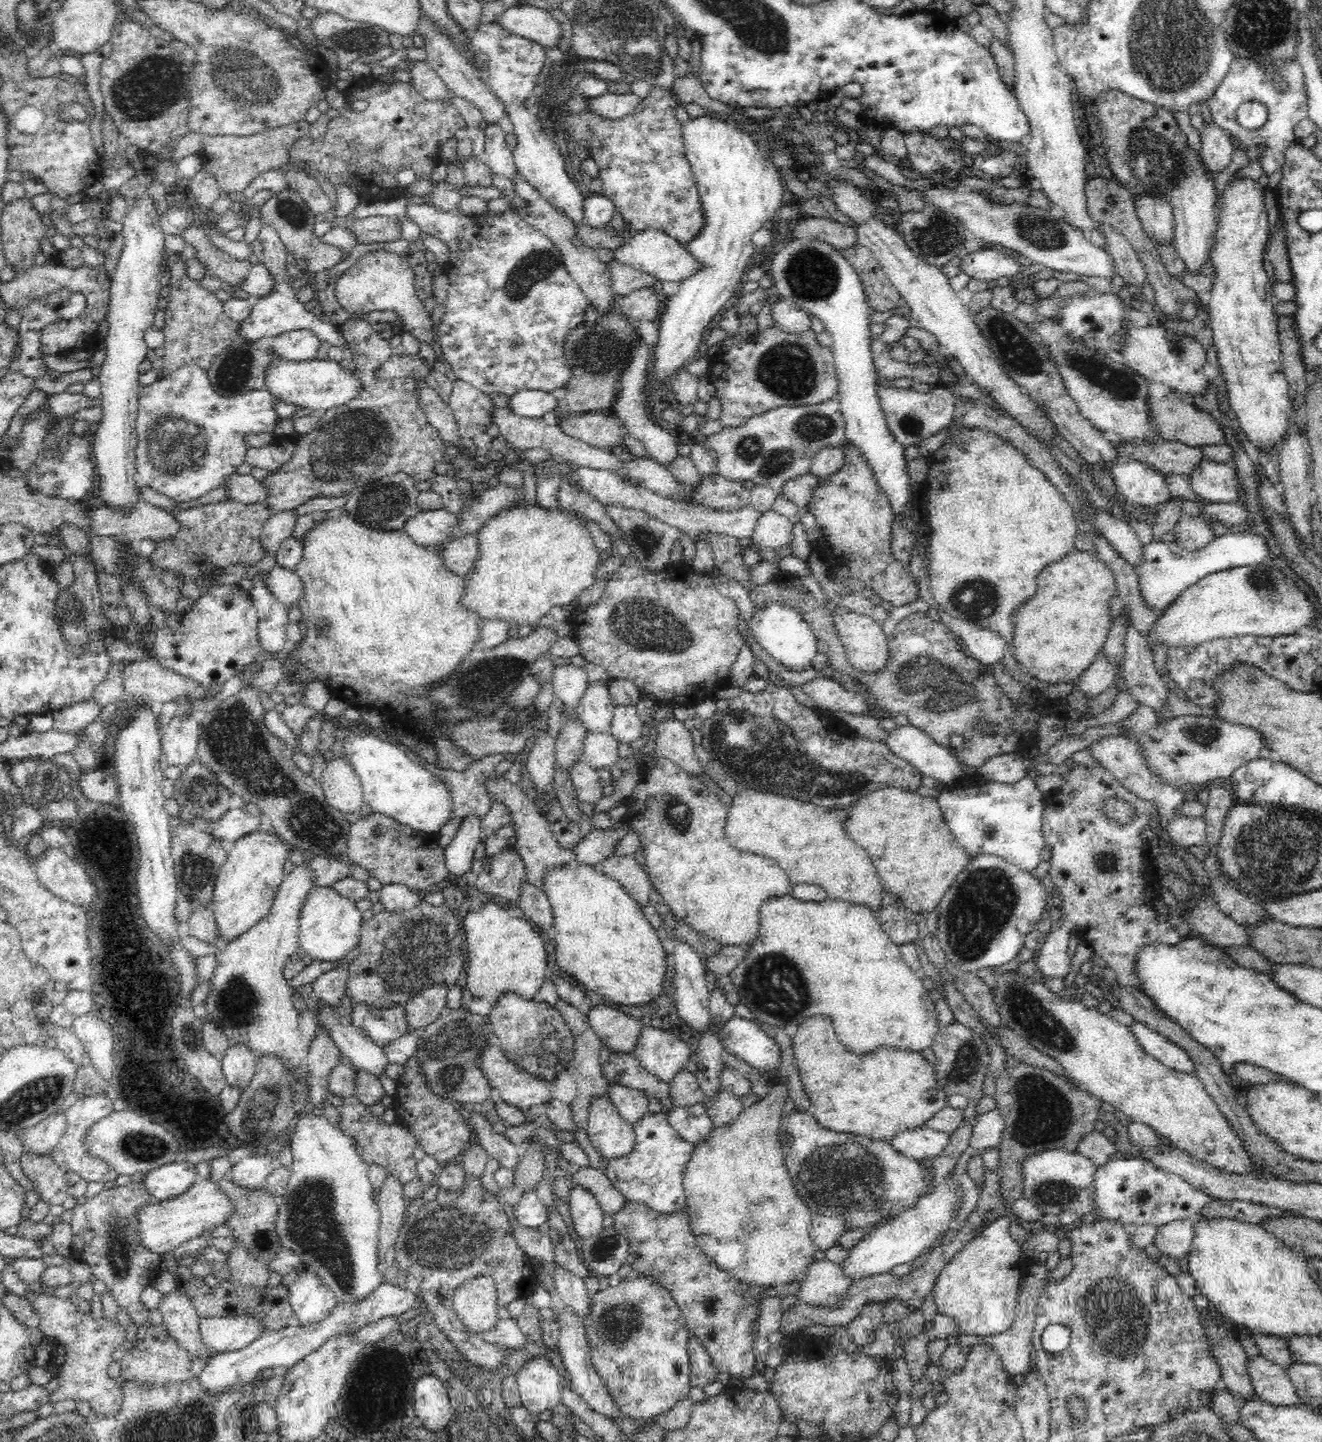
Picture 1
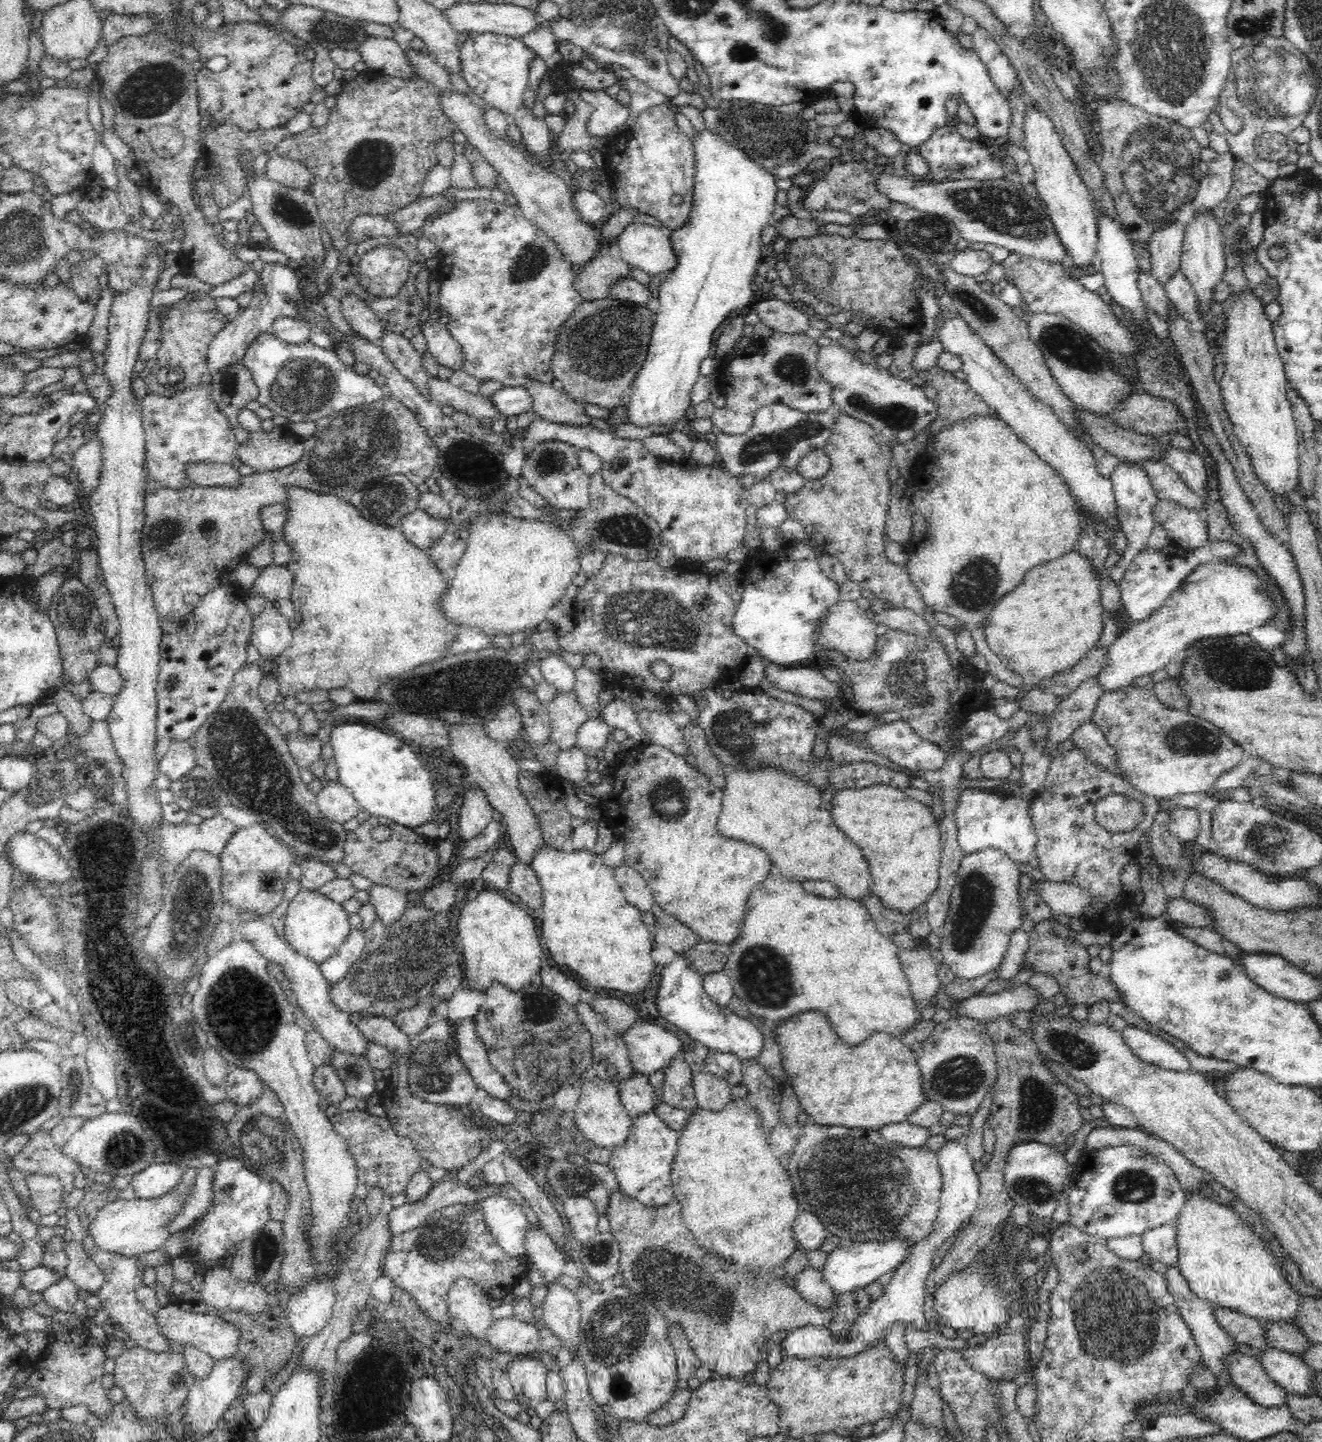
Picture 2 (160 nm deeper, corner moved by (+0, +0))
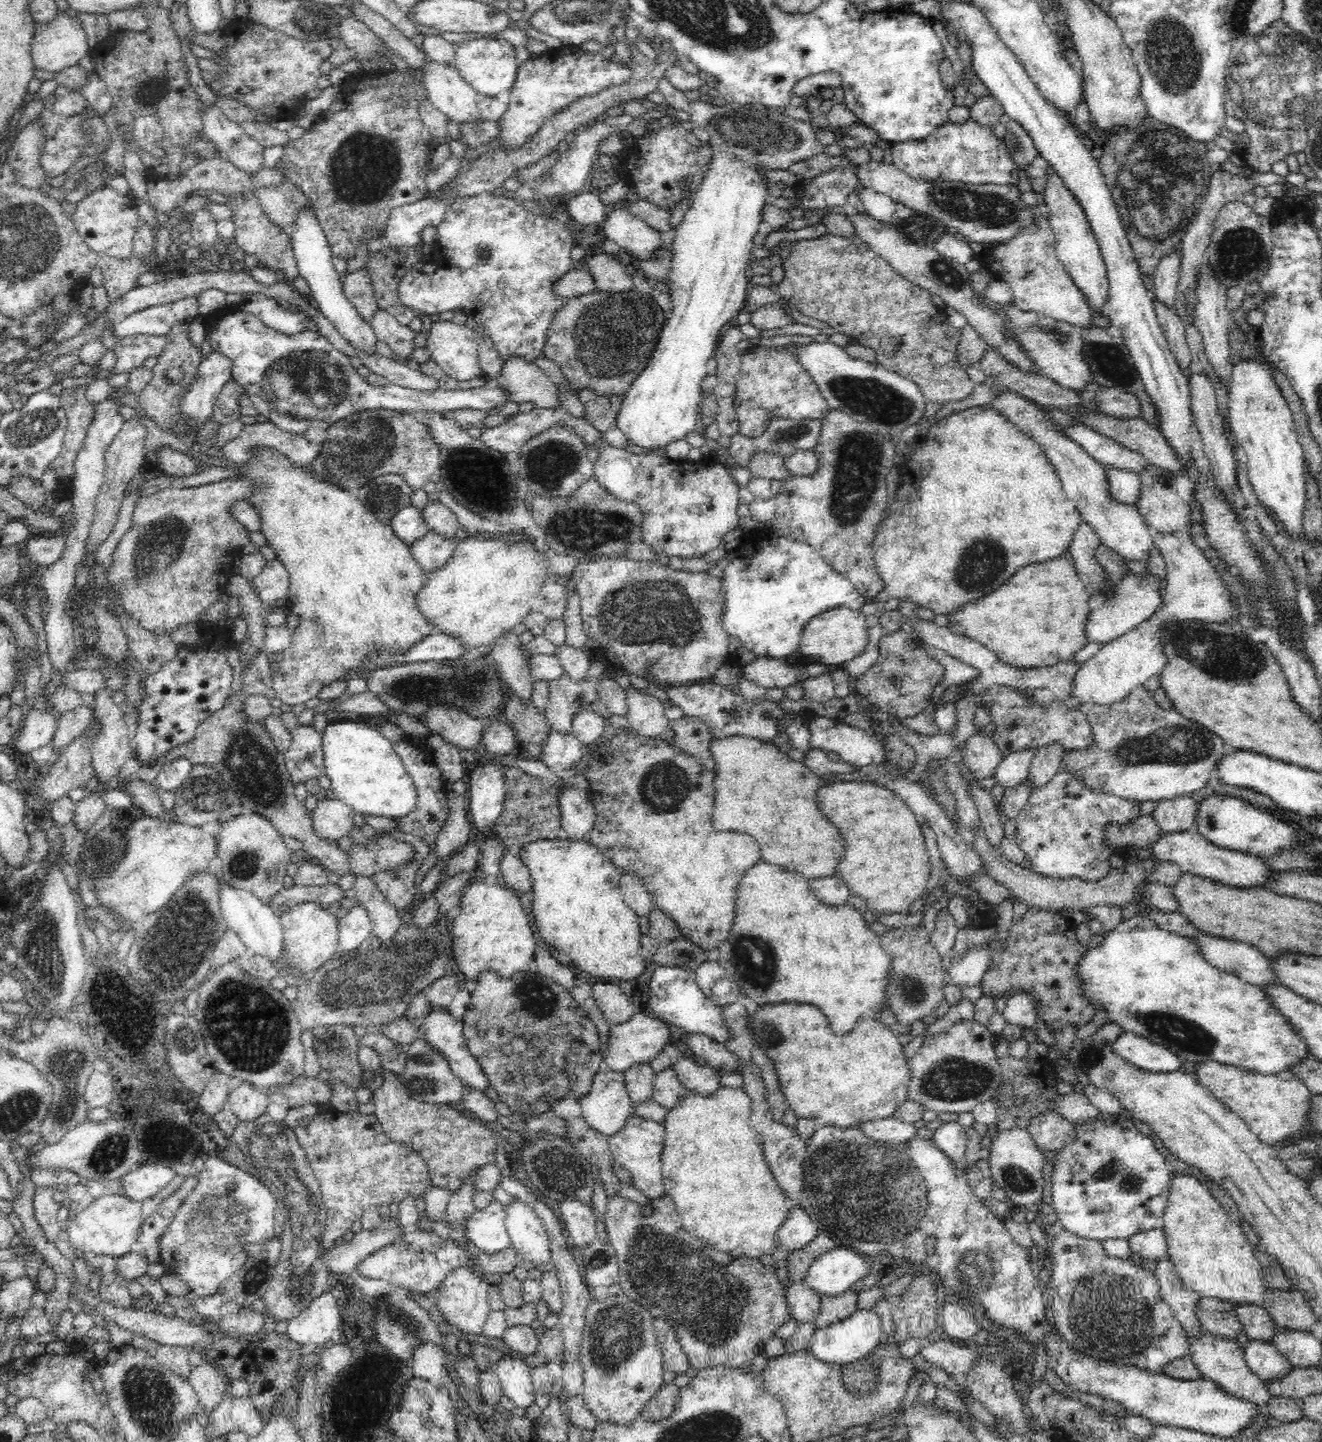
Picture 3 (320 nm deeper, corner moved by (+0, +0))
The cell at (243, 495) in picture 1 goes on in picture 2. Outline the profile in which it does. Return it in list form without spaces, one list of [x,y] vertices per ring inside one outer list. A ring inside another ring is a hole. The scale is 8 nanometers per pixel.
[[[192,465],[187,471],[196,487],[238,489],[243,478],[232,465]]]

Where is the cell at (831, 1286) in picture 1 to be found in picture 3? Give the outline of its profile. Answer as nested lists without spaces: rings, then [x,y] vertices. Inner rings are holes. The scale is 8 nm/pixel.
[[[804,1279],[788,1286],[785,1292],[791,1316],[800,1322],[810,1322],[820,1312],[822,1294],[807,1286]]]

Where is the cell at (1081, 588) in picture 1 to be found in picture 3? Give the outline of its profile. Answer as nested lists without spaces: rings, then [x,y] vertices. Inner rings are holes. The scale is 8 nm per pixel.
[[[1069,553],[1060,555],[1059,557],[1053,558],[1051,561],[1046,561],[1042,563],[1032,564],[1032,566],[1024,566],[1024,570],[1020,570],[1020,574],[1014,574],[1000,590],[996,590],[996,594],[990,594],[988,598],[980,598],[978,602],[974,605],[968,605],[964,609],[960,610],[958,613],[954,613],[949,616],[949,621],[947,627],[957,635],[961,637],[966,637],[970,640],[979,642],[981,645],[986,646],[986,648],[992,650],[992,652],[1000,659],[1005,662],[1006,665],[1016,666],[1020,669],[1038,669],[1045,666],[1054,666],[1058,663],[1063,663],[1070,661],[1072,655],[1078,652],[1086,643],[1088,634],[1086,633],[1086,620],[1088,617],[1088,612],[1091,612],[1093,604],[1092,594],[1090,591],[1086,590],[1086,581],[1083,576],[1078,576],[1080,574],[1078,570],[1075,569],[1075,562],[1073,557]]]

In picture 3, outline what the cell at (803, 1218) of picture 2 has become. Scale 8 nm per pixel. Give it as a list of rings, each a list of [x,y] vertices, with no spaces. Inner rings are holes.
[[[798,1207],[788,1213],[776,1239],[782,1250],[801,1249],[808,1246],[820,1230],[819,1224],[808,1217],[804,1207]]]

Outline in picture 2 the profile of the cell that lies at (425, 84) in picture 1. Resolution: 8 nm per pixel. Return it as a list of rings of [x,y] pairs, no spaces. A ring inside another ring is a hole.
[[[368,36],[357,52],[361,57],[361,67],[379,70],[387,76],[413,79],[420,75],[408,63],[408,57],[394,39]]]

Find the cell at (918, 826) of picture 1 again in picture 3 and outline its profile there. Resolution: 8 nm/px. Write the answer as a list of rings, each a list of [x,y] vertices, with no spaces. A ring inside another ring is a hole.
[[[834,781],[822,784],[818,792],[819,809],[838,830],[846,842],[846,852],[838,864],[838,874],[849,886],[852,896],[866,899],[868,910],[878,914],[902,913],[908,906],[927,892],[926,884],[930,878],[930,861],[924,836],[920,829],[920,818],[894,791],[868,781]]]

